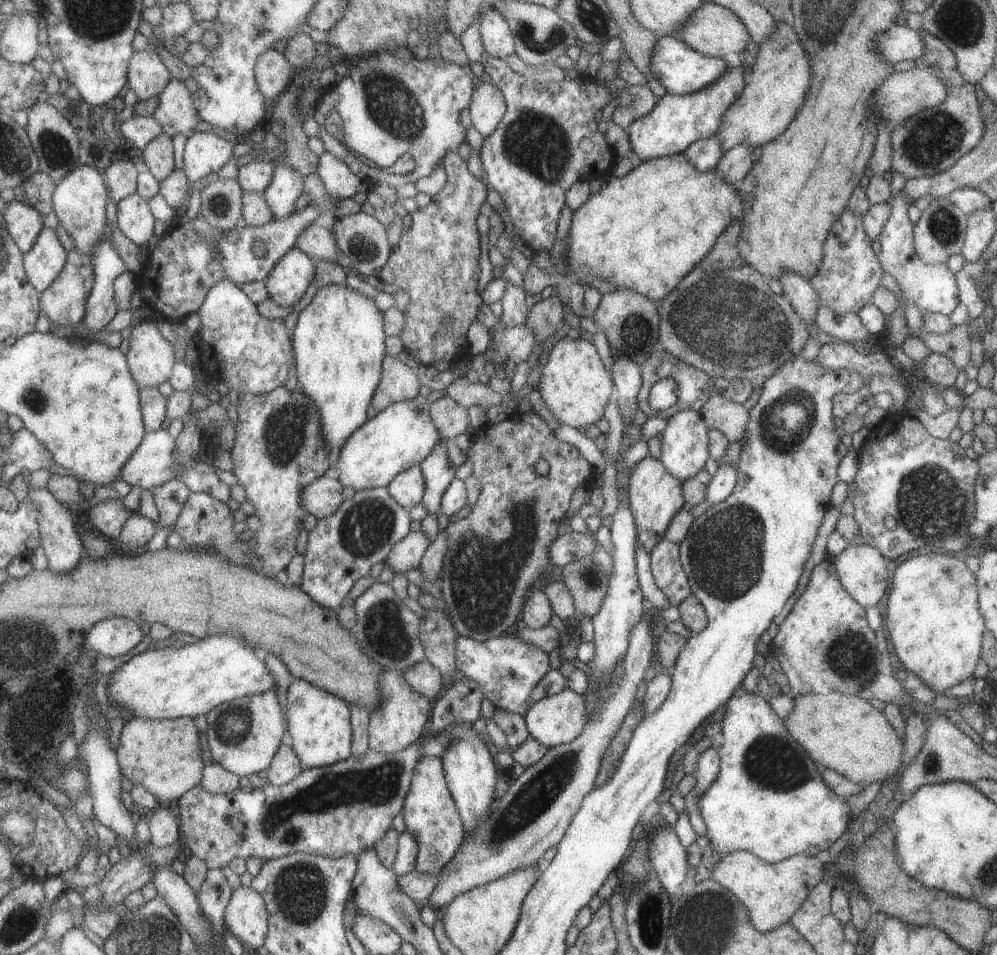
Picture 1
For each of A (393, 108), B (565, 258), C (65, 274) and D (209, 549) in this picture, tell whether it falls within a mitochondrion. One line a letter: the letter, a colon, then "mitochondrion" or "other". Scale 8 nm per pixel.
A: mitochondrion
B: other
C: other
D: other

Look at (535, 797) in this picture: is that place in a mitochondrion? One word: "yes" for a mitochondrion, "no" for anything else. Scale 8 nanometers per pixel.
yes

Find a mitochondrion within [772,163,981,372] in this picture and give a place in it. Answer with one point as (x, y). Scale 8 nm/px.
(943, 224)

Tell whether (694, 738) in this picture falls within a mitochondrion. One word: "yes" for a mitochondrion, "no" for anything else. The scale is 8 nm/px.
no

